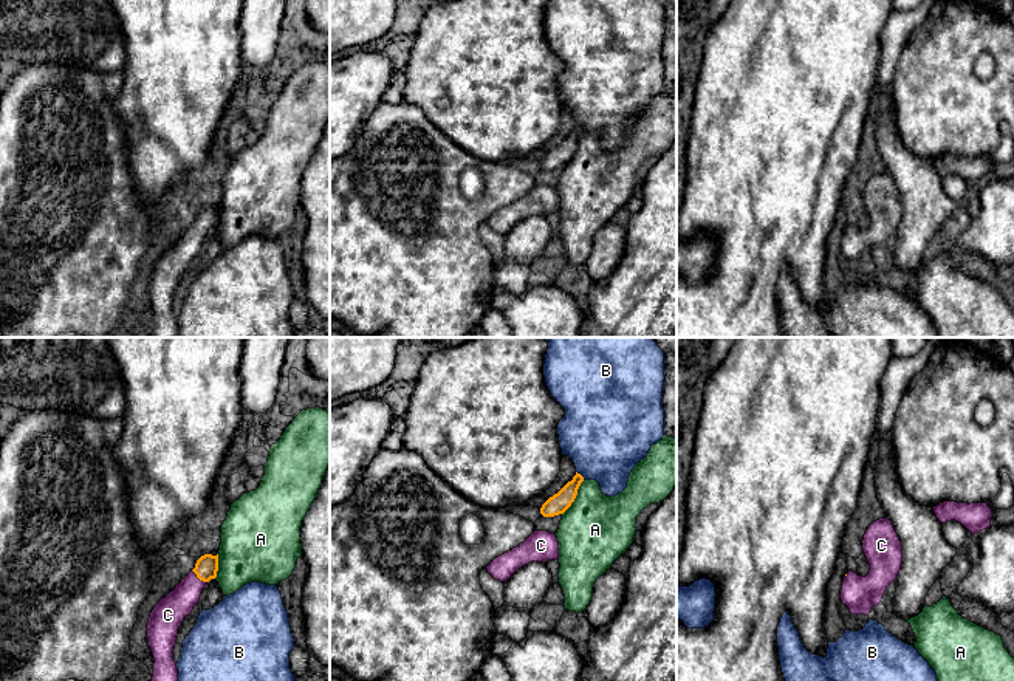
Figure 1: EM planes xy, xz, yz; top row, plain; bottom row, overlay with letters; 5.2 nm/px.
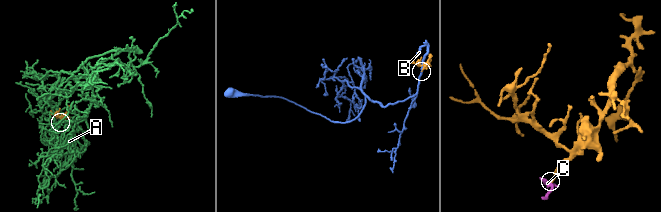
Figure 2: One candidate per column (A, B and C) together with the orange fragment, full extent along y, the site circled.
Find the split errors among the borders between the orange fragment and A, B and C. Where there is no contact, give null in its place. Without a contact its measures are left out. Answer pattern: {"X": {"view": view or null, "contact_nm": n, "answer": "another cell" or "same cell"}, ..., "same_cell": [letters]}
{"A": {"view": "xz", "contact_nm": 220, "answer": "another cell"}, "B": {"view": "xz", "contact_nm": 60, "answer": "another cell"}, "C": {"view": "xy", "contact_nm": 100, "answer": "same cell"}, "same_cell": ["C"]}

